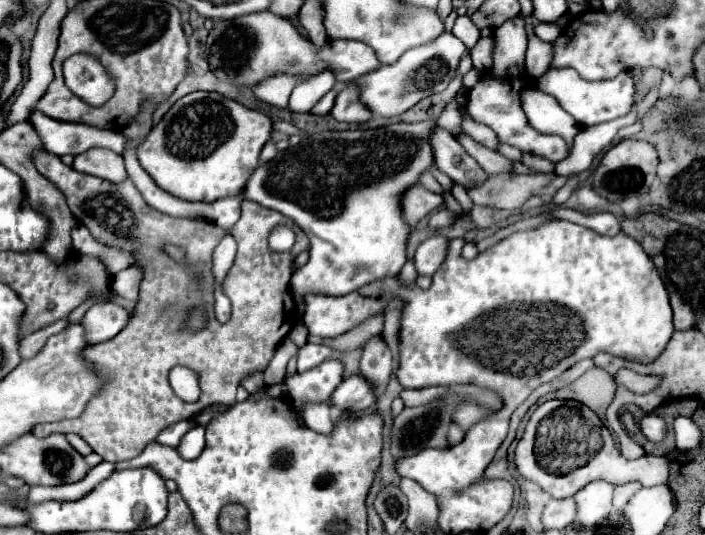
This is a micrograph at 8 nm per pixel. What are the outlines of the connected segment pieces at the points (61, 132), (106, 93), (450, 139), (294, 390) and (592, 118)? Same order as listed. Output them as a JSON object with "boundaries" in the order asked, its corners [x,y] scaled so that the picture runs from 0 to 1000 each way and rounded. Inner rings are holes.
{"boundaries":[[[[55,206],[44,209],[41,228],[55,250],[64,280],[81,292],[109,292],[135,273],[160,280],[169,290],[174,288],[177,258],[172,245],[132,239],[109,228],[87,228],[58,213]]],[[[106,101],[95,108],[89,120],[89,138],[98,168],[129,198],[149,194],[160,176],[160,150],[140,112],[132,112],[126,101]]],[[[617,236],[609,250],[609,269],[614,277],[614,295],[623,318],[628,318],[643,340],[668,351],[679,348],[691,333],[685,314],[654,277],[645,254],[634,243]]],[[[461,673],[450,688],[433,695],[433,699],[416,699],[404,710],[407,733],[418,751],[421,781],[427,785],[427,793],[430,793],[430,778],[424,766],[427,755],[430,751],[467,755],[470,736],[487,714],[487,695],[489,695],[489,684],[484,673]]],[[[780,127],[762,150],[762,161],[773,176],[787,179],[796,202],[807,209],[821,236],[841,236],[841,232],[852,232],[887,217],[898,194],[898,150],[889,131],[884,131],[875,146],[855,150],[855,153],[830,151],[811,127]],[[855,153],[875,153],[875,157],[855,157]]]]}

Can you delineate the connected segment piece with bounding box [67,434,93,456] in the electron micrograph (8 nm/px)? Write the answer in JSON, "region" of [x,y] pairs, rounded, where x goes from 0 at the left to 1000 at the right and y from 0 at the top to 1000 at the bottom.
{"region":[[[95,811],[95,822],[98,822],[98,830],[101,830],[101,834],[115,849],[115,852],[123,852],[126,845],[132,845],[129,834],[126,834],[118,819],[112,819],[109,811]]]}

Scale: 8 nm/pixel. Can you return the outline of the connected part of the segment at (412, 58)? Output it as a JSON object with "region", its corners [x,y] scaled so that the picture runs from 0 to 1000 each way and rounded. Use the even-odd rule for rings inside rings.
{"region":[[[628,60],[609,82],[577,93],[560,120],[538,123],[535,131],[518,138],[501,157],[512,164],[512,187],[515,194],[521,194],[521,202],[526,202],[529,213],[563,217],[580,206],[583,198],[589,198],[594,187],[628,172],[640,153],[640,146],[645,142],[651,112],[660,97],[662,90],[651,71],[645,71],[640,60]]]}

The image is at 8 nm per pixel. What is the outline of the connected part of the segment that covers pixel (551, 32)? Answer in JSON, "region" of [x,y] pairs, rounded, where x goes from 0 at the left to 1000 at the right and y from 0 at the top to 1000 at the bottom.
{"region":[[[762,45],[759,49],[759,64],[765,67],[765,75],[770,79],[784,79],[793,64],[796,64],[796,52],[790,45]]]}

